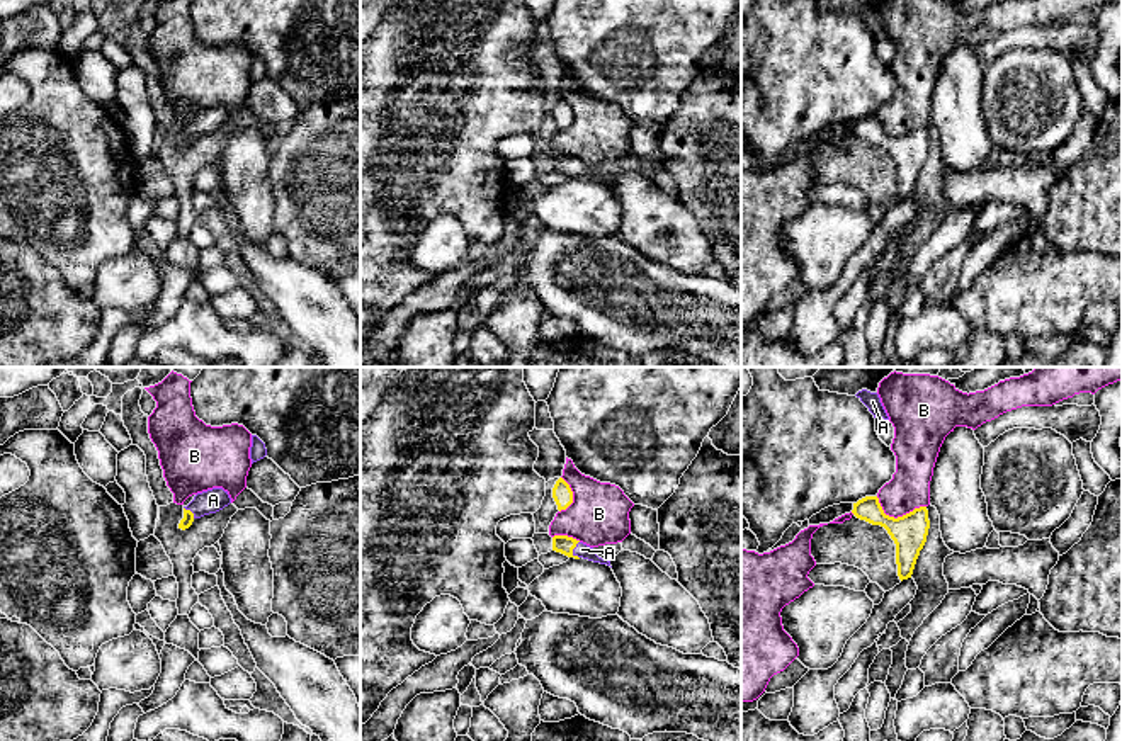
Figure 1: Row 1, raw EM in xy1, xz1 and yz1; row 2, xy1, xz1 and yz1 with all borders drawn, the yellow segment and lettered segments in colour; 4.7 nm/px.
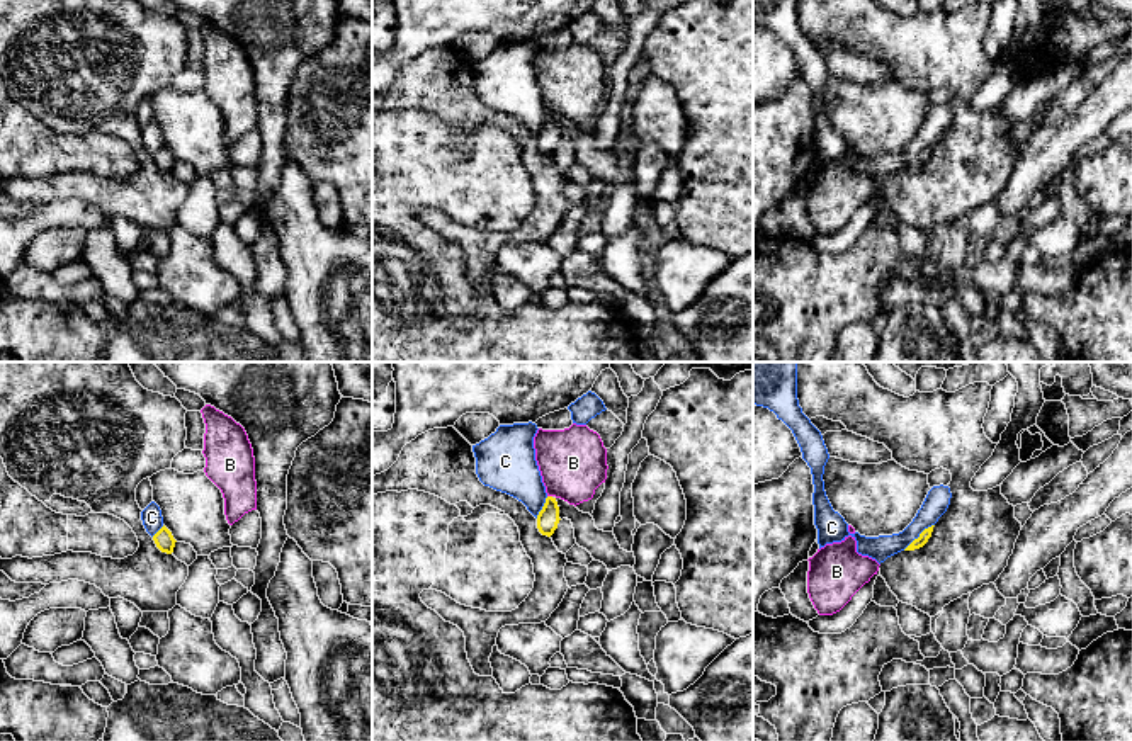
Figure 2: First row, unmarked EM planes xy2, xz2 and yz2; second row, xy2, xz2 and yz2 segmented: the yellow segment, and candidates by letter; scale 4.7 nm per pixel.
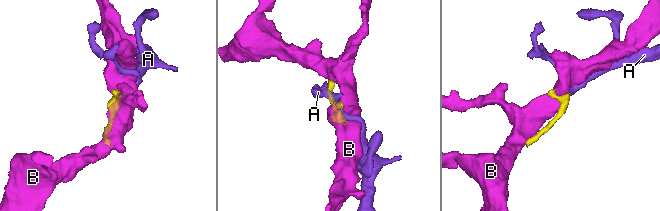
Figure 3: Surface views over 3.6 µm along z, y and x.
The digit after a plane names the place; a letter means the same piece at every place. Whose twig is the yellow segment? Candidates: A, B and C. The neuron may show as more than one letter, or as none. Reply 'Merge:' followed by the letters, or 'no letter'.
Merge: A

